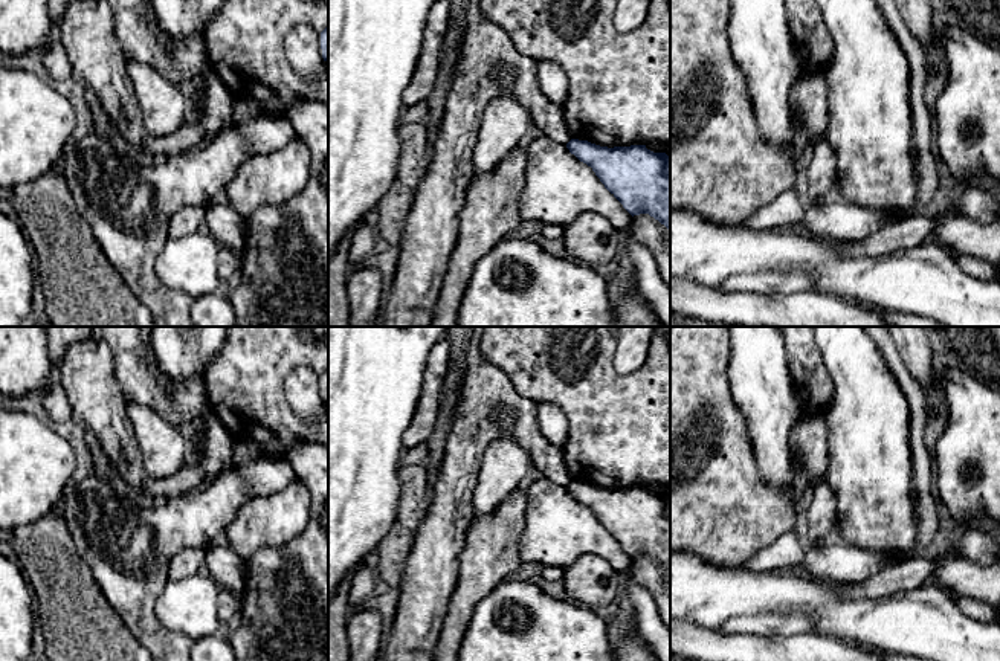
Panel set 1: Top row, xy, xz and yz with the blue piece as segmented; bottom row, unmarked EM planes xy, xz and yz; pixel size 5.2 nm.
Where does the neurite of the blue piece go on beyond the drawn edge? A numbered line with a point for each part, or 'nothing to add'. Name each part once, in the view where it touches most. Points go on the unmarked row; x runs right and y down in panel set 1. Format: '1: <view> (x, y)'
nothing to add

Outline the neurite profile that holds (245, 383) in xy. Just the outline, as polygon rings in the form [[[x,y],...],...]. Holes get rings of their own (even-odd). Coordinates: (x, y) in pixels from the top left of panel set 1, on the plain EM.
[[[227,327],[224,342],[203,376],[208,409],[223,421],[234,441],[260,444],[267,458],[284,458],[299,443],[328,444],[328,403],[315,420],[305,421],[285,398],[284,382],[301,365],[318,374],[328,368],[328,327]]]

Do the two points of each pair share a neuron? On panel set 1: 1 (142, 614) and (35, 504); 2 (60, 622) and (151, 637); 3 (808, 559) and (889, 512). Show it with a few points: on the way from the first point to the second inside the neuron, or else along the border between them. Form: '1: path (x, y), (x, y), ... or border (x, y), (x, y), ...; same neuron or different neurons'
1: border (70, 480), (55, 509); different neurons
2: border (112, 605), (127, 629), (142, 644); different neurons
3: border (834, 536), (874, 553); different neurons

